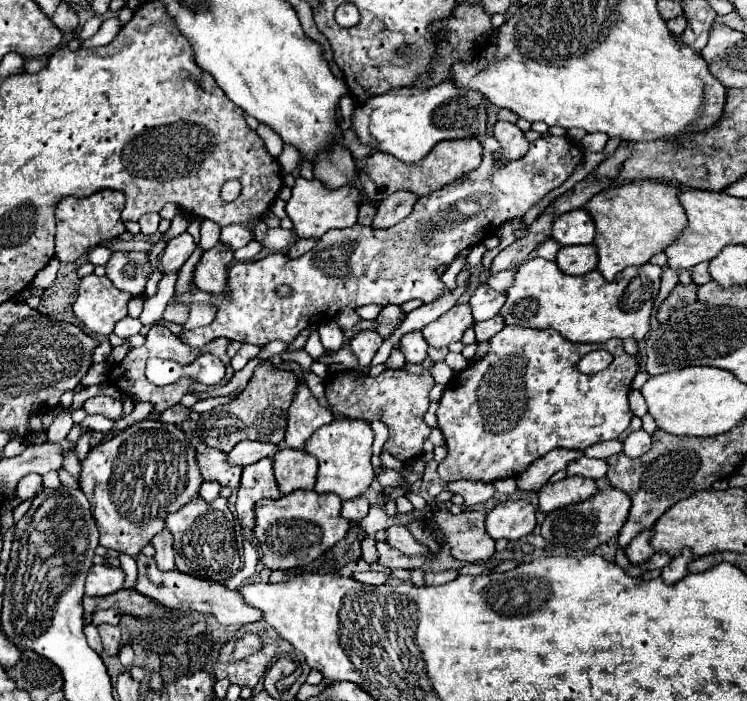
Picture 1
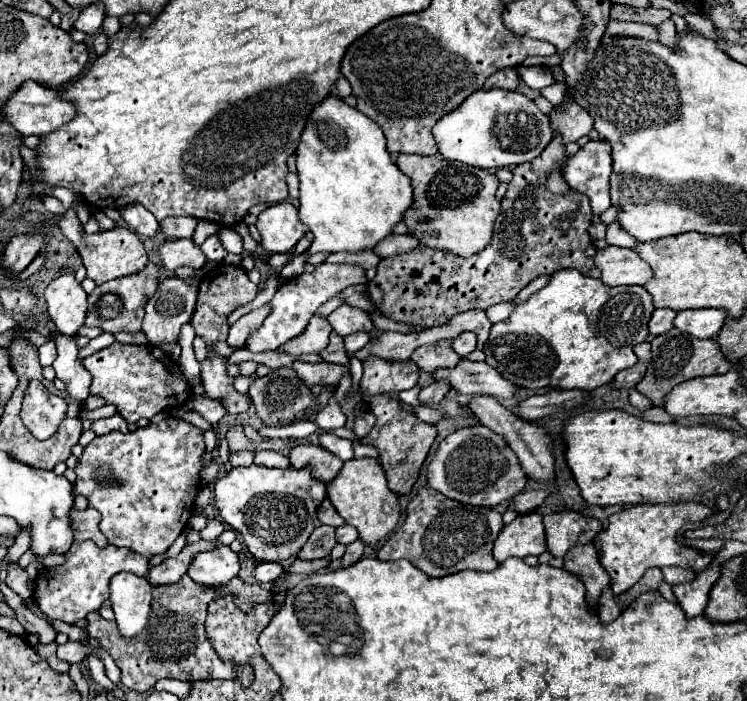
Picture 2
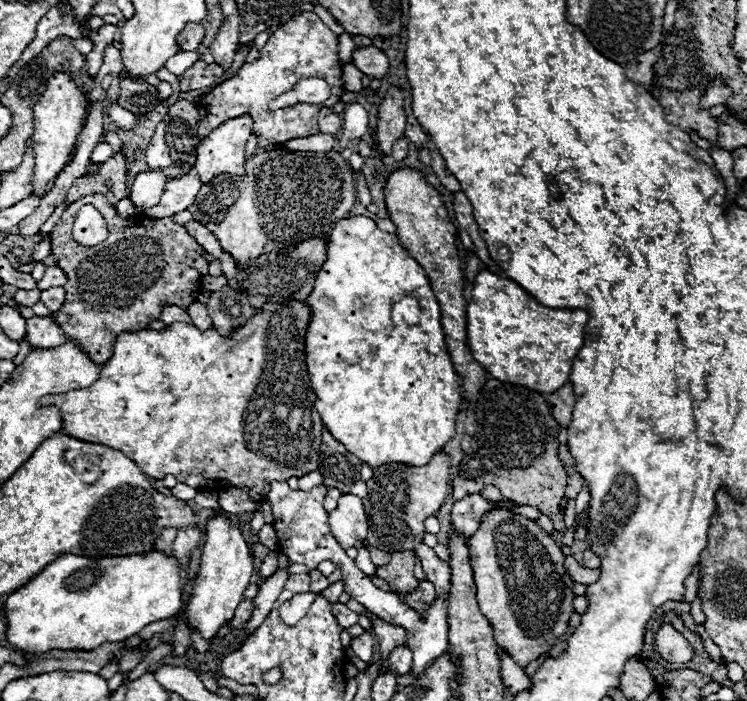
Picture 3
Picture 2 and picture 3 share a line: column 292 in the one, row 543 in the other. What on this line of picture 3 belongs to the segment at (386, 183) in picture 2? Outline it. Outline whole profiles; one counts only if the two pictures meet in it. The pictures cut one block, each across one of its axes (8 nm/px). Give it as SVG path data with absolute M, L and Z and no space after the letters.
M265 524L258 533L259 543L272 551L279 548L278 537L272 524Z

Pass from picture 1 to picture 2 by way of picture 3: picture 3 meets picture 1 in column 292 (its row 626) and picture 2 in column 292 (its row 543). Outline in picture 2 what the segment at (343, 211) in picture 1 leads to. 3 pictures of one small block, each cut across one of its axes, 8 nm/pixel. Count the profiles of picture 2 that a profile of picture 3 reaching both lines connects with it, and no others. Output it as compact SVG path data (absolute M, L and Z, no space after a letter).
M280 202L268 206L256 222L256 228L262 236L260 246L268 252L290 252L296 242L306 234L306 226L298 218L298 210L290 202Z

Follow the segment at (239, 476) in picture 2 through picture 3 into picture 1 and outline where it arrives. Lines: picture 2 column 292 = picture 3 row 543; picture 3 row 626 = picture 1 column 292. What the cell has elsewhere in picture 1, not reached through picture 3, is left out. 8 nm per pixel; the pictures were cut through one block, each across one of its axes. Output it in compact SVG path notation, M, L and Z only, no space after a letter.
M296 490L280 500L262 500L256 506L256 528L254 534L262 546L262 564L270 570L286 570L296 566L306 566L340 542L348 530L350 522L340 514L340 496L316 494L314 490Z

